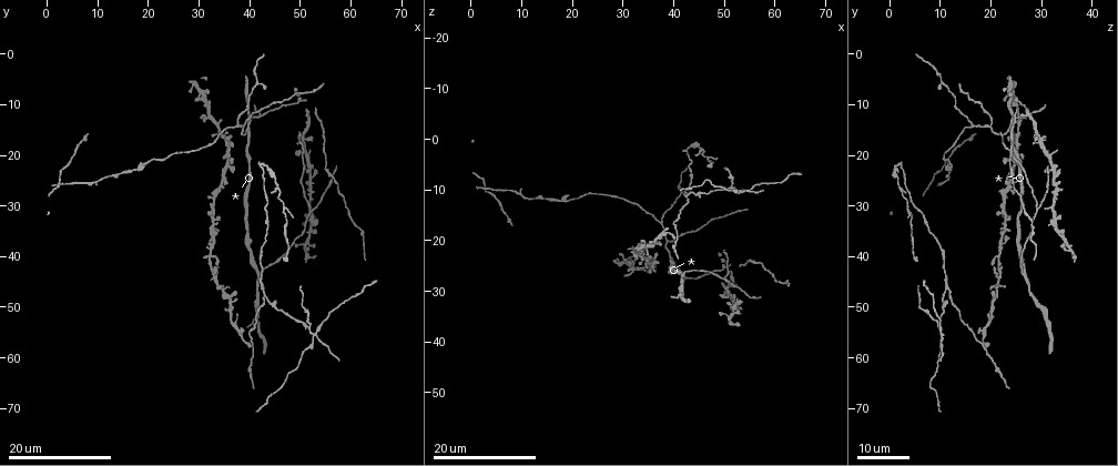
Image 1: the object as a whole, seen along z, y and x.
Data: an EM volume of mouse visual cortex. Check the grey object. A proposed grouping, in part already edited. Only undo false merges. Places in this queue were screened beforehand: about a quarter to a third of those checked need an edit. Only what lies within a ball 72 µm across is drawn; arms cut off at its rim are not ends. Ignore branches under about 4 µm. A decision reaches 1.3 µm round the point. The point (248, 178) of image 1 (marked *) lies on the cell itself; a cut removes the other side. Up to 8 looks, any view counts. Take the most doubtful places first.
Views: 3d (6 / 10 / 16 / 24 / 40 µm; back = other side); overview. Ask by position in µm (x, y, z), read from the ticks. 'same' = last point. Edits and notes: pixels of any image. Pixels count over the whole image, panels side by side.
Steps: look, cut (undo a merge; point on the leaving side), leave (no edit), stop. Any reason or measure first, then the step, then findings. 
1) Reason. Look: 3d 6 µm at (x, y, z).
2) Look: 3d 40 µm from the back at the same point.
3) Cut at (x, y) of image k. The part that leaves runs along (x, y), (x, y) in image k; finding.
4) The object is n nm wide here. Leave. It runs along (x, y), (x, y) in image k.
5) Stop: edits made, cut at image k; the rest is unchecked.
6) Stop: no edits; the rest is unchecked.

Look: 3d 16 µm at (42.5, 46.5, 11.0).

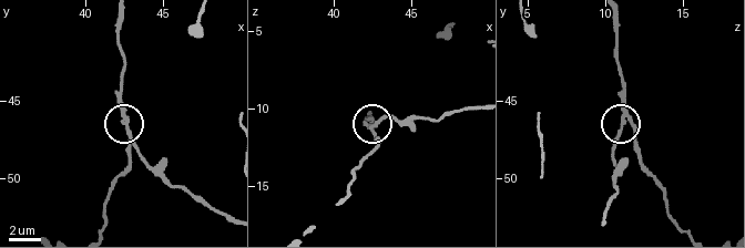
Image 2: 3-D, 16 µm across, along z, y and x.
Look: 3d 6 µm at (42.6, 46.4, 11.2).

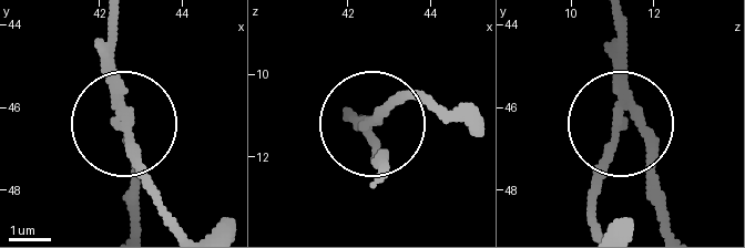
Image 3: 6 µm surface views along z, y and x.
Look: 3d 6 µm from the back at (42.70, 46.40, 11.15).

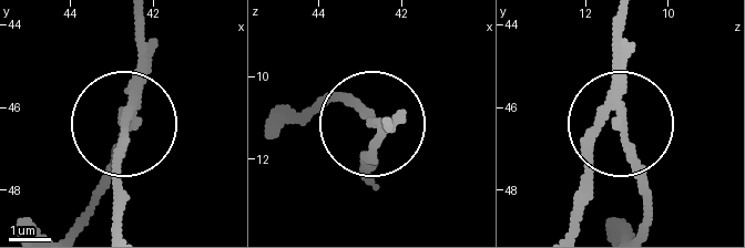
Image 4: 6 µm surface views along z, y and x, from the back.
The side arm is 36 µm long; 3 arms meet here. Cut at (623, 145) of image 4. Two cells meet here.

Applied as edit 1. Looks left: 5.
See it whole again. Look: overview.

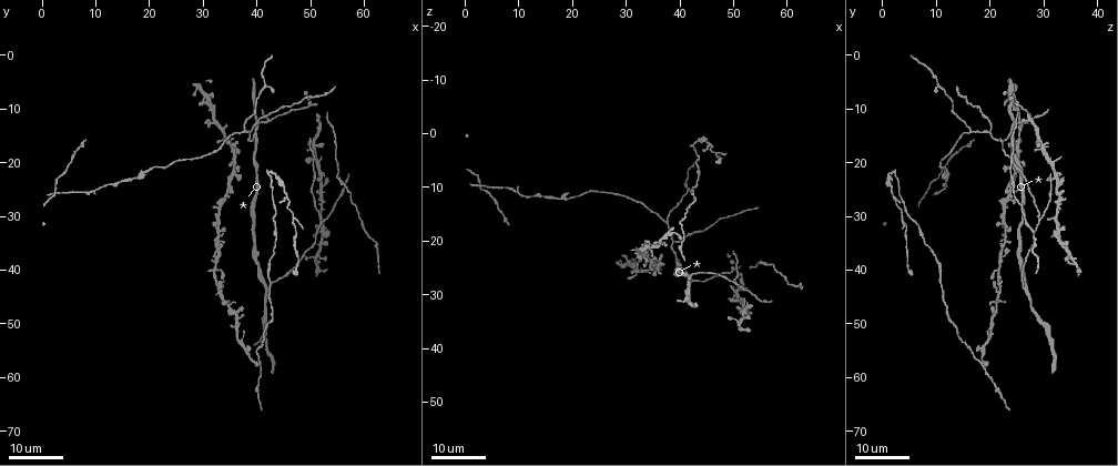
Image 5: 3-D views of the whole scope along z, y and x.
Branch point. Look: 3d 24 µm at (41.0, 57.5, 18.5).

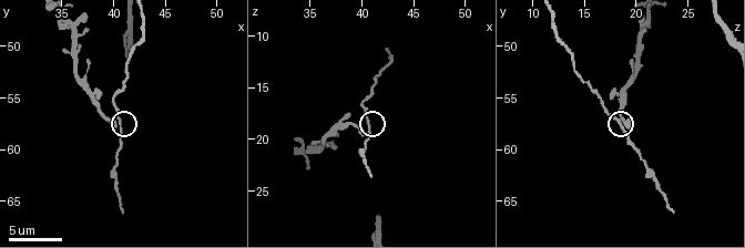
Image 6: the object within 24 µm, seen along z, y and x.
Look: 3d 10 µm at (40.6, 57.6, 18.6).

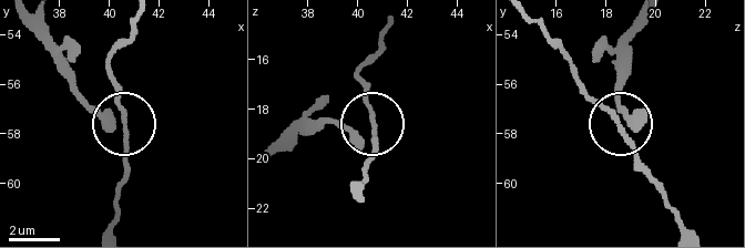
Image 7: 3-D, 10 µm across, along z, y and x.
Look: 3d 10 µm from the back at (40.6, 57.7, 18.5).

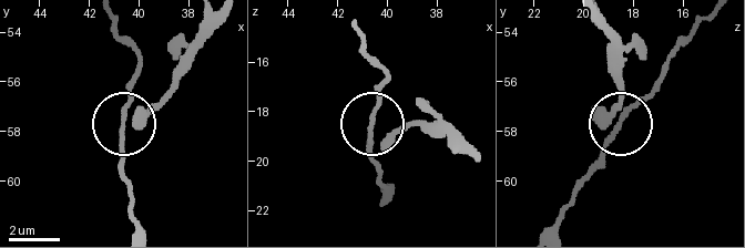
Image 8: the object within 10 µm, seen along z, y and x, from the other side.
Leave. It runs along (216, 22), (179, 80), (123, 124), (121, 173) in image 8; one cell here.

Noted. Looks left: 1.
Stop: edits made, cut at image 4; the rest is unchecked.

